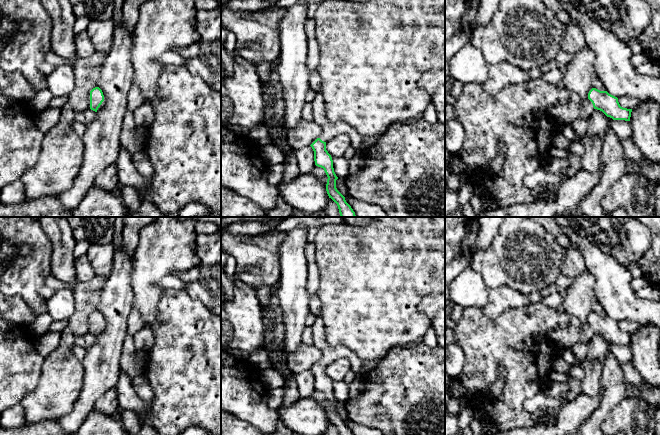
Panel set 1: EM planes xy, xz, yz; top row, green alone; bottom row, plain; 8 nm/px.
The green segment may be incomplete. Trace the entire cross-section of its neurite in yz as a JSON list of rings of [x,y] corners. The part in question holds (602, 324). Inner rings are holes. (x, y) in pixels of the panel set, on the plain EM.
[[[592,312],[588,323],[581,326],[578,318],[572,316],[569,324],[564,328],[555,328],[549,331],[549,337],[565,348],[571,348],[576,343],[588,342],[597,333],[613,344],[630,345],[632,333],[623,332],[618,322],[607,315]]]

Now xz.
[[[317,317],[312,325],[313,345],[322,351],[322,357],[310,370],[314,375],[315,389],[324,393],[328,403],[326,415],[338,430],[339,435],[353,435],[351,430],[346,426],[345,421],[337,414],[336,400],[333,392],[333,384],[326,374],[326,367],[337,359],[345,358],[351,364],[352,371],[358,377],[364,377],[363,363],[358,356],[344,346],[331,347],[325,340],[324,322]]]

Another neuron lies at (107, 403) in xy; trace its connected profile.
[[[115,388],[105,391],[95,402],[93,409],[116,416],[119,411],[118,393]]]

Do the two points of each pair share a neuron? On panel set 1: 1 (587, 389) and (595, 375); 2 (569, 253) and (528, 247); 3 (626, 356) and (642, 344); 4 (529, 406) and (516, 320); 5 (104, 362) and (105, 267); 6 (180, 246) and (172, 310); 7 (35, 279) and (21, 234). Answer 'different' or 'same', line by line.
1: same
2: different
3: different
4: different
5: different
6: different
7: same

